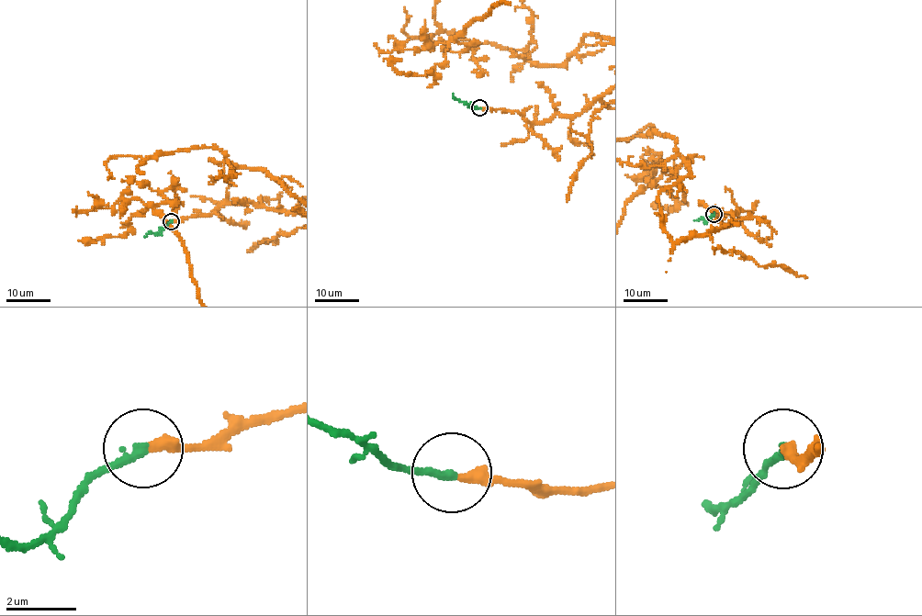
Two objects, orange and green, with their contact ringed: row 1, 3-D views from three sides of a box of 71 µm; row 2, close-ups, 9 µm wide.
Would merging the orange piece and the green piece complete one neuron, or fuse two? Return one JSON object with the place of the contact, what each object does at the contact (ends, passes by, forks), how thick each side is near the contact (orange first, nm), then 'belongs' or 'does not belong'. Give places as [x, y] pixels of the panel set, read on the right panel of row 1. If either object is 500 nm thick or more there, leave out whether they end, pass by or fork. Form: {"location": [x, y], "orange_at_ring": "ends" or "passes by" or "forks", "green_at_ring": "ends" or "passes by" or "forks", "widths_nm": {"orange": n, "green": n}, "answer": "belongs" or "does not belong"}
{"location": [713, 214], "orange_at_ring": "ends", "green_at_ring": "ends", "widths_nm": {"orange": 320, "green": 240}, "answer": "belongs"}

